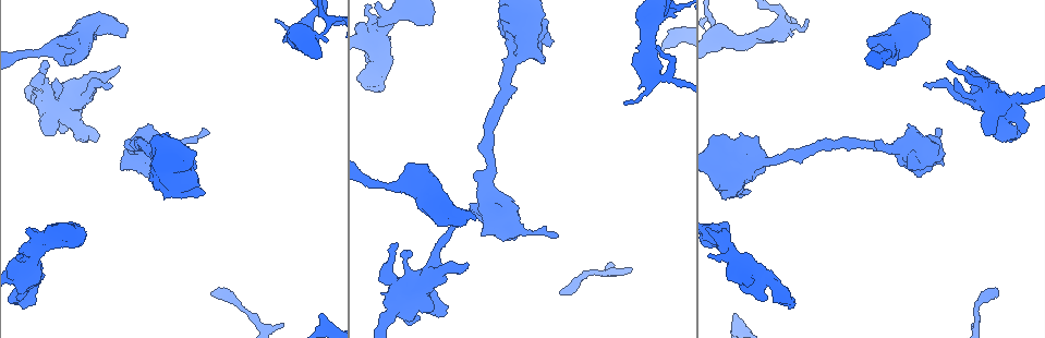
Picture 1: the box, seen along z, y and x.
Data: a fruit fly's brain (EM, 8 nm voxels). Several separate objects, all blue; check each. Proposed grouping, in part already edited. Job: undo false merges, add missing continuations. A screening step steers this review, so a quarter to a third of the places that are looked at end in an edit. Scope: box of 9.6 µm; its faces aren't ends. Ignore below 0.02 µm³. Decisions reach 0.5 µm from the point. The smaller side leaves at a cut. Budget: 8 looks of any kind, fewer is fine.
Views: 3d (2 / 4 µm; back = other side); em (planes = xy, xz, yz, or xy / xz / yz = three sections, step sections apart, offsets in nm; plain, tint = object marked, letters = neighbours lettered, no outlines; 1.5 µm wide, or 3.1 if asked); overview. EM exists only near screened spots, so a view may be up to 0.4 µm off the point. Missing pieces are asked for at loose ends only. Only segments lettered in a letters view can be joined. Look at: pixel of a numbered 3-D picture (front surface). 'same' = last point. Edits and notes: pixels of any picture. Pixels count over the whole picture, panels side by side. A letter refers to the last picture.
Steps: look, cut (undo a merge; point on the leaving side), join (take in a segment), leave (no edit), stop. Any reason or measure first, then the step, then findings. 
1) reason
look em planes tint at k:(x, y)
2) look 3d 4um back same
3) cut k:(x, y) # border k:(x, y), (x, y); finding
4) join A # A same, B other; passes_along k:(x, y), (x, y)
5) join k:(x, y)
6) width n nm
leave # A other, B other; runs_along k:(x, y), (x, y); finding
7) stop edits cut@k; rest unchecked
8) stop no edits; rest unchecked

free end
look 3d 2um at 1:(323, 313)

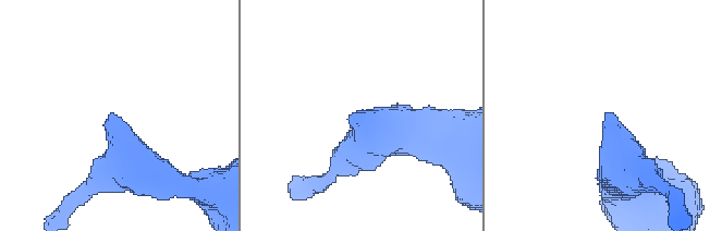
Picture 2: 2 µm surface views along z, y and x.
arm_widths 200, 400 nm
look em yz step 8 letters at 2:(113, 114)

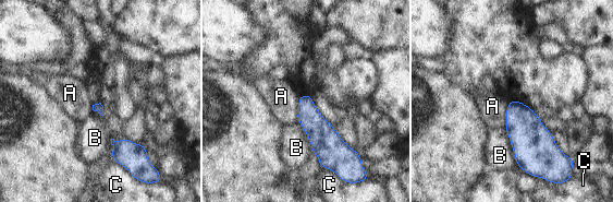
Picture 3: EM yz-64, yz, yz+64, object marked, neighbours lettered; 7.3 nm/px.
cut it another way
look em planes letters same

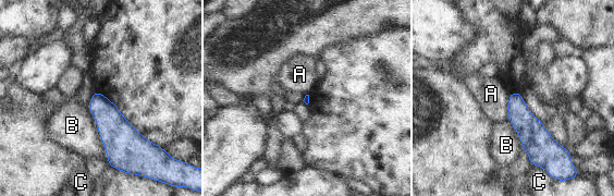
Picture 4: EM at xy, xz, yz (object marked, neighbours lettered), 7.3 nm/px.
leave # A other, B other, C other; border 4:(511, 93), (507, 99), (506, 118); no lettered segment goes on from it

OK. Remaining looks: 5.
stops while still wide
look em xy step 8 letters at 1:(378, 18)

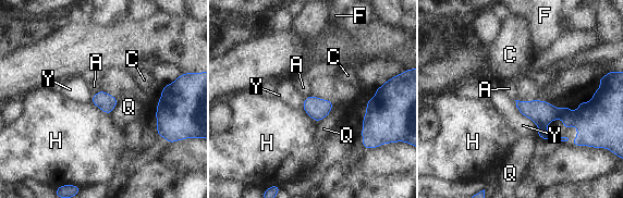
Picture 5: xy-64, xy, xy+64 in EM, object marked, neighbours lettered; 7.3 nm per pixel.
another direction
look em planes letters same

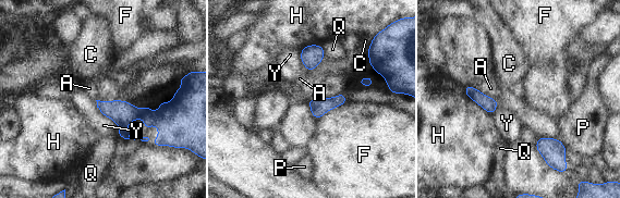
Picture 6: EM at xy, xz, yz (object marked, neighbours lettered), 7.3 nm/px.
leave # A other, C other, F other, H other, P other, Q other, Y other; border 6:(347, 101), (328, 110), (316, 120); no lettered segment goes on from it

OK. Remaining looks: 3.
stops while still wide
look em xy step 4 letters at 1:(916, 169)

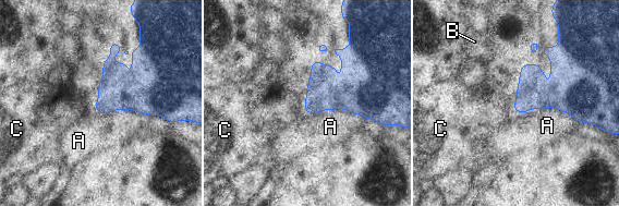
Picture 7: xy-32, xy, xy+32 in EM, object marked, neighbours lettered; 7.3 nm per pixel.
longest_contact A 480 nm
leave # A other, B other, C other; border 7:(513, 108), (553, 107), (577, 122); no lettered segment goes on from it

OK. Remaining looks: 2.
stop no edits; rest unchecked

